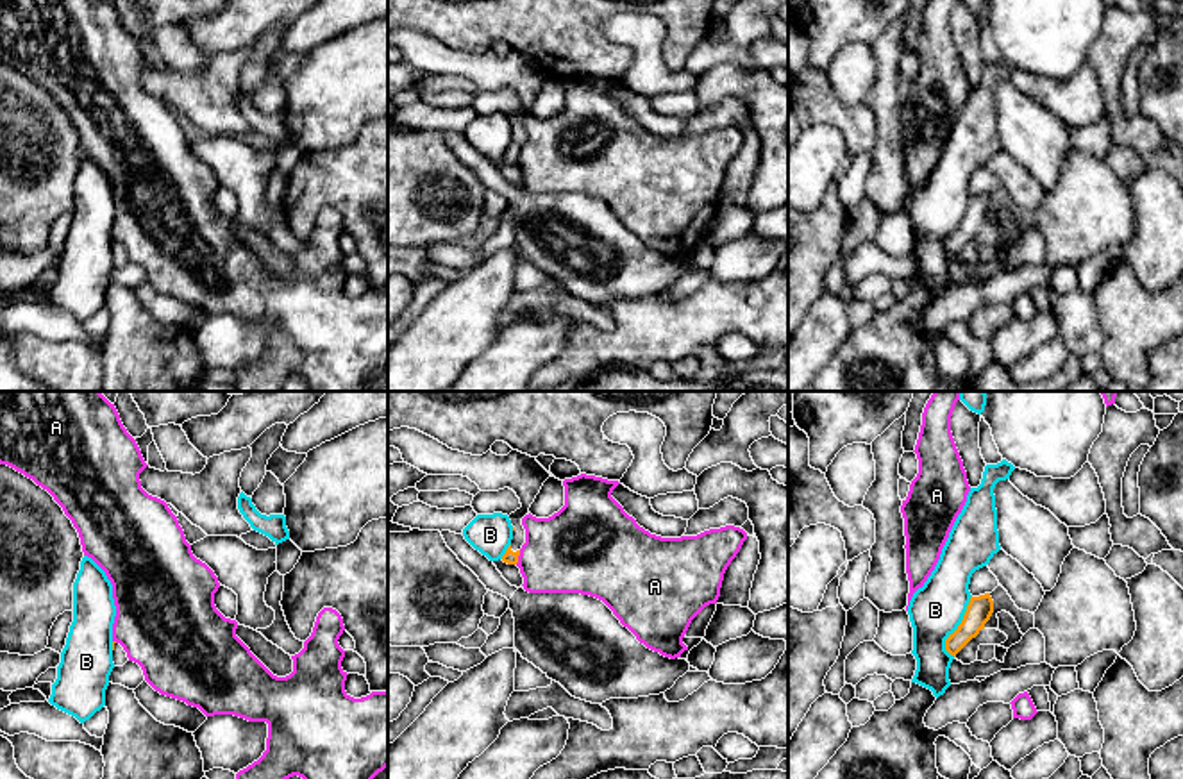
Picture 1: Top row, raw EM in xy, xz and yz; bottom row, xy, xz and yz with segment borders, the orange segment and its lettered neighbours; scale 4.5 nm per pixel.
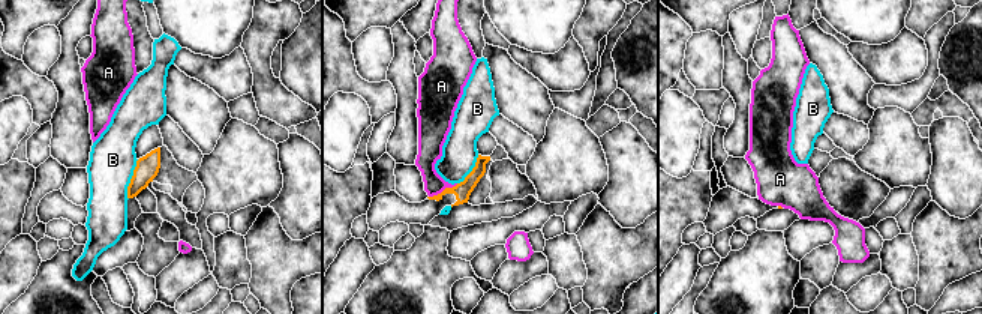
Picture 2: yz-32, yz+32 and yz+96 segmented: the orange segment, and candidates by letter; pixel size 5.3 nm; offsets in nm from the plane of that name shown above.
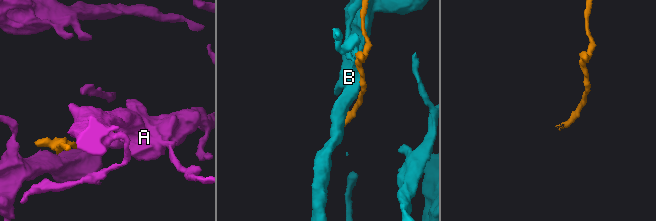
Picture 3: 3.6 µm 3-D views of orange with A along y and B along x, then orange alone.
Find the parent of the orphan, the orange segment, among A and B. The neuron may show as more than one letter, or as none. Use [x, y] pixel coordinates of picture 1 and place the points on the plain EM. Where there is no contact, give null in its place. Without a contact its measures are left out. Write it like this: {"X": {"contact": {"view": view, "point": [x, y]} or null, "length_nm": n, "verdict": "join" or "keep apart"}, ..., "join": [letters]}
{"A": {"contact": {"view": "xz", "point": [517, 158]}, "length_nm": 70, "verdict": "keep apart"}, "B": {"contact": {"view": "yz", "point": [958, 226]}, "length_nm": 300, "verdict": "keep apart"}, "join": []}

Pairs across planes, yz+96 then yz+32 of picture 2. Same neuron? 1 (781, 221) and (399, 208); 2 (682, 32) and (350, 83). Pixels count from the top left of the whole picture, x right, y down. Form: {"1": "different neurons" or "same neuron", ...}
{"1": "different neurons", "2": "same neuron"}

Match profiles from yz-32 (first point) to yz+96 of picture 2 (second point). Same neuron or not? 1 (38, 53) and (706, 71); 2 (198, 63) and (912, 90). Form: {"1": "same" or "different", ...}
{"1": "same", "2": "different"}

